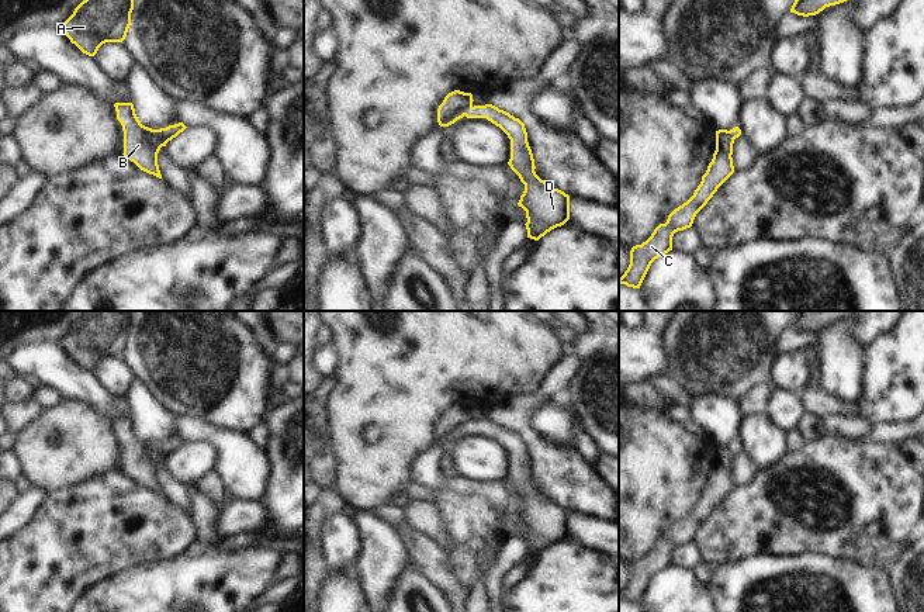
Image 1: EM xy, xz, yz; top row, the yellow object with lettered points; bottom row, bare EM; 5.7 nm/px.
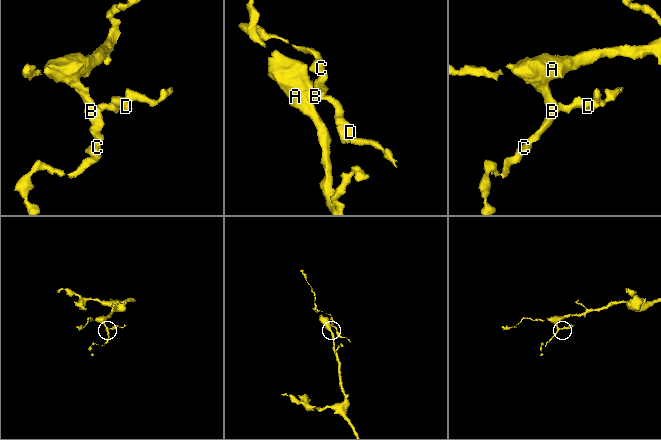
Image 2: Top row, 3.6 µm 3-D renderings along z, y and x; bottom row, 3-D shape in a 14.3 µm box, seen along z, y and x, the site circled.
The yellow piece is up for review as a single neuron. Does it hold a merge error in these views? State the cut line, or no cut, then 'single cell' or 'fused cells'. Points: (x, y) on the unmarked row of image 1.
xy (154, 445), (166, 457) | fused cells

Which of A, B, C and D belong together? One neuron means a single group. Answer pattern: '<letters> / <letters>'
A B C / D

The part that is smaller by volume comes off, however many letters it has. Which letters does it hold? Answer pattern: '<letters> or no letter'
D

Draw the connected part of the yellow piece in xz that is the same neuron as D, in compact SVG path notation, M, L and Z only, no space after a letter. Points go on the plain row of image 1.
M492 419L470 422L466 426L466 432L487 433L511 454L508 480L525 499L525 506L518 521L526 526L527 553L539 556L551 544L564 540L570 535L570 511L548 501L547 497L536 490L525 439Z

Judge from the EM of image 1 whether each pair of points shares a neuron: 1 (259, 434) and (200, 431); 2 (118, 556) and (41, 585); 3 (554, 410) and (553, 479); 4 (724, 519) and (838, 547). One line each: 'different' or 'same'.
1: different
2: same
3: different
4: same

